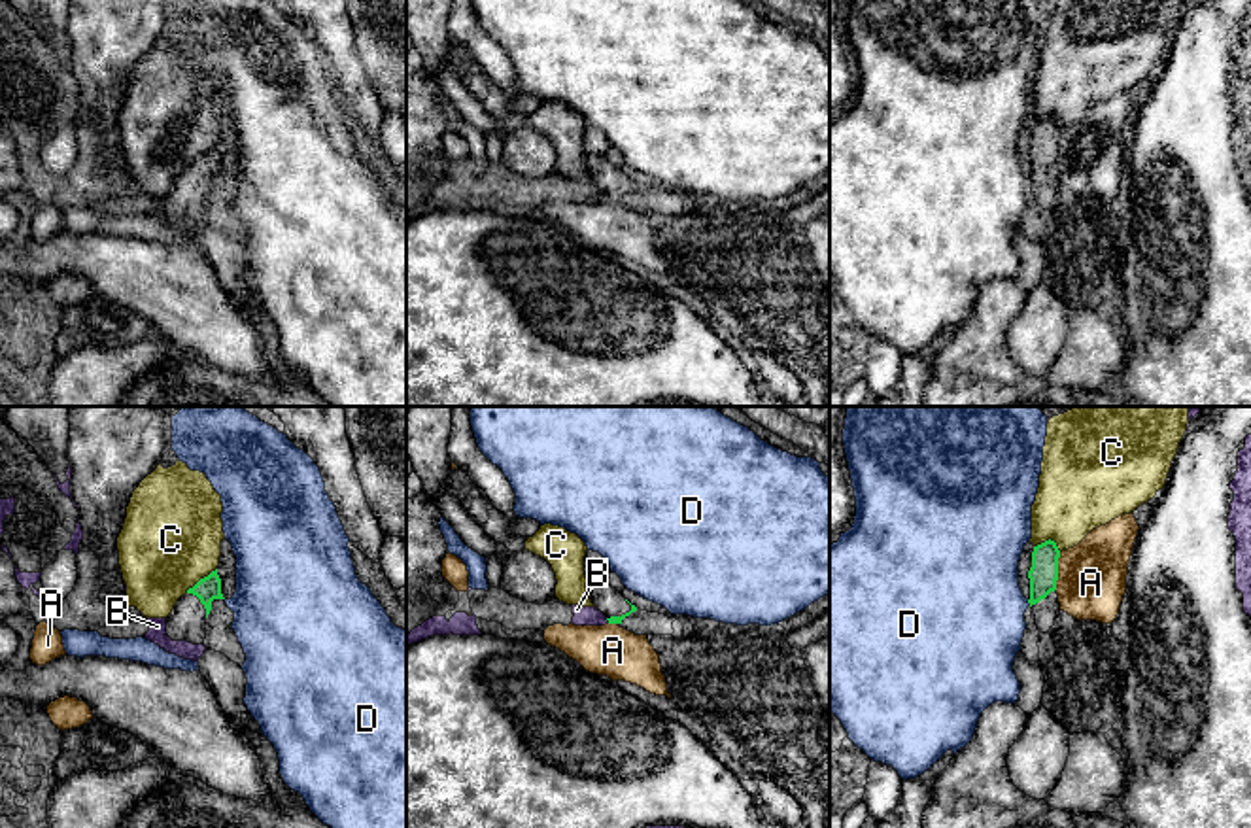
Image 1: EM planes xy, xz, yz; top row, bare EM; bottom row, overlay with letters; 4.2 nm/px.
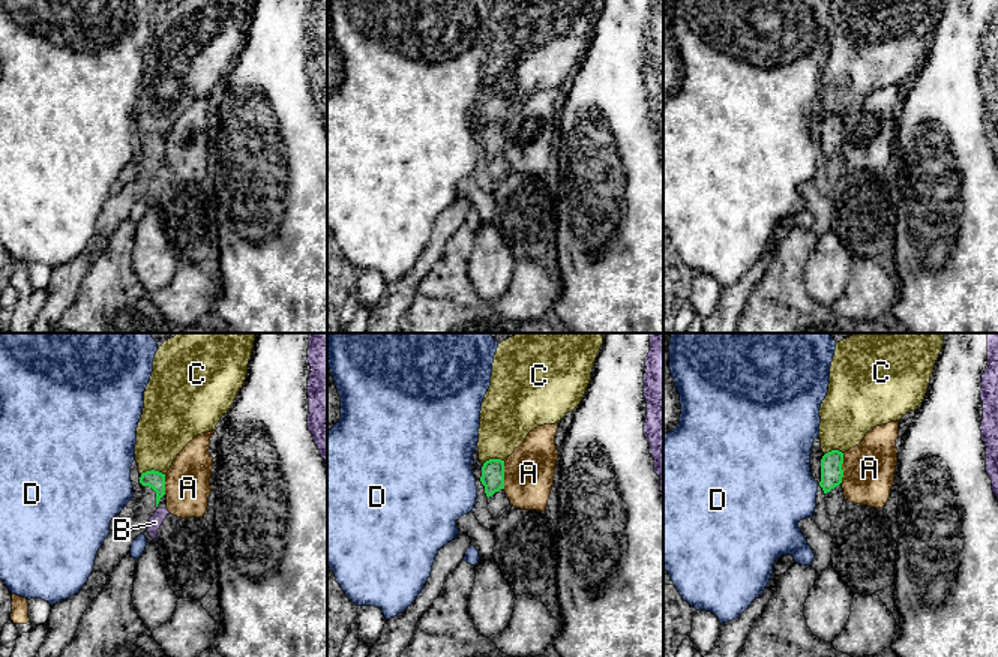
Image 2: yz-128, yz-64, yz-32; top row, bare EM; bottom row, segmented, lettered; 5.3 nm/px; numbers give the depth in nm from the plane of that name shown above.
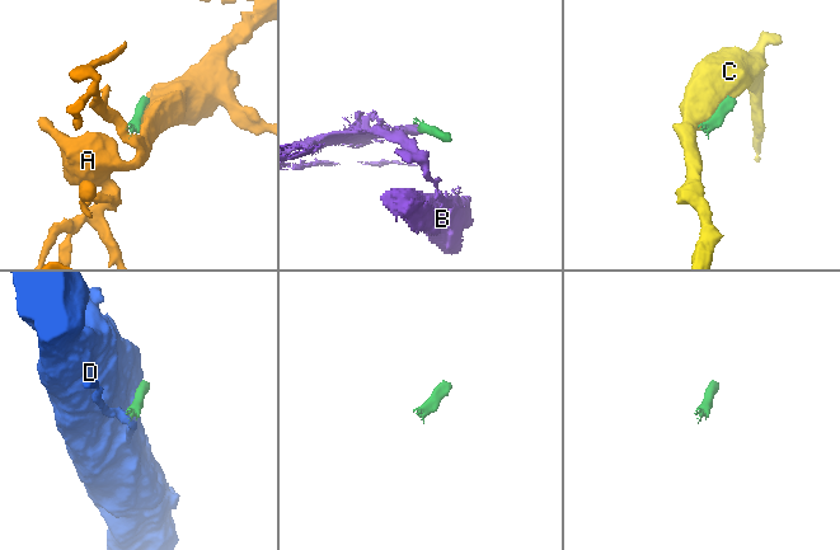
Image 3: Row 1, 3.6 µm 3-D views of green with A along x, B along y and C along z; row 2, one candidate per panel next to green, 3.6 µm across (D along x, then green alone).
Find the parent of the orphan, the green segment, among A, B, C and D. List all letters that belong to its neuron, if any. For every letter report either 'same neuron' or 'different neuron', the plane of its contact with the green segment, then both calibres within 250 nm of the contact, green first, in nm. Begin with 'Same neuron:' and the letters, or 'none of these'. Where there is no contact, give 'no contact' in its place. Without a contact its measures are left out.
Same neuron: none of these
A: different neuron; contact in yz; calibres 130 and 280 nm
B: different neuron; contact in xz; calibres 30 and 80 nm
C: different neuron; contact in xy; calibres 110 and 420 nm
D: different neuron; contact in yz; calibres 130 and 460 nm

